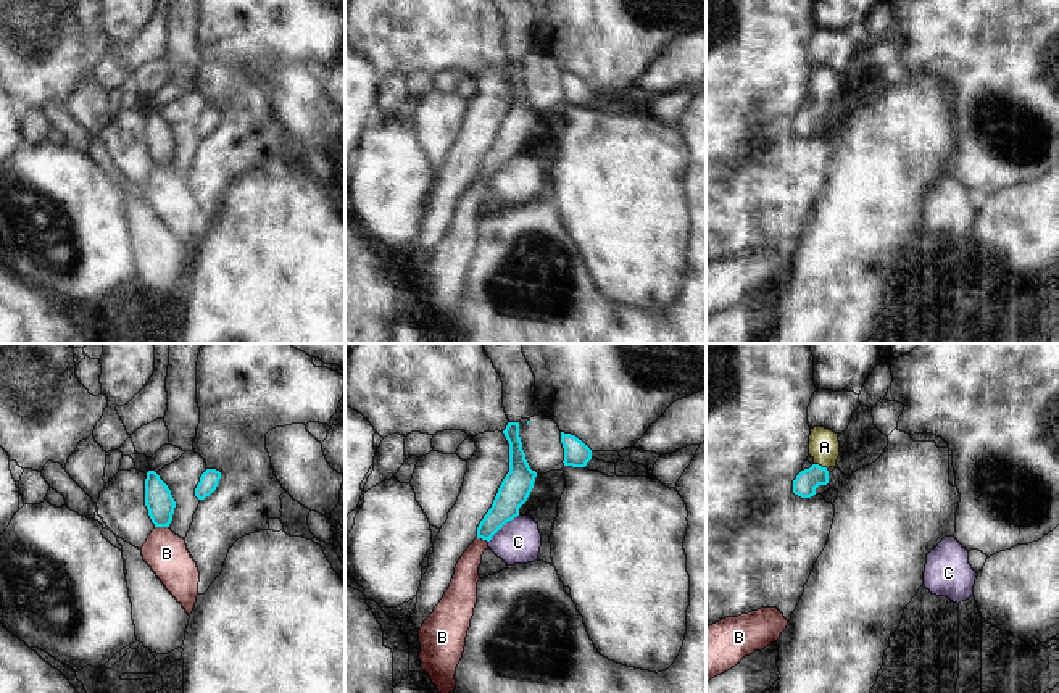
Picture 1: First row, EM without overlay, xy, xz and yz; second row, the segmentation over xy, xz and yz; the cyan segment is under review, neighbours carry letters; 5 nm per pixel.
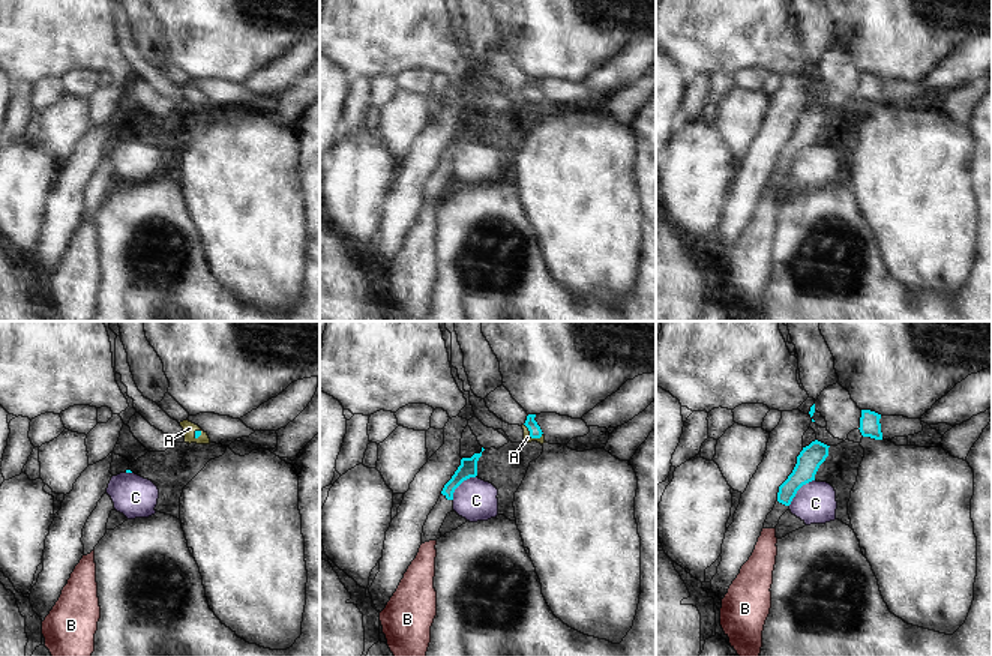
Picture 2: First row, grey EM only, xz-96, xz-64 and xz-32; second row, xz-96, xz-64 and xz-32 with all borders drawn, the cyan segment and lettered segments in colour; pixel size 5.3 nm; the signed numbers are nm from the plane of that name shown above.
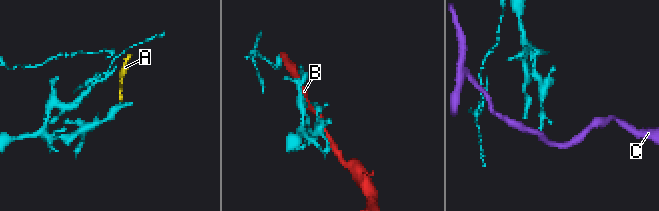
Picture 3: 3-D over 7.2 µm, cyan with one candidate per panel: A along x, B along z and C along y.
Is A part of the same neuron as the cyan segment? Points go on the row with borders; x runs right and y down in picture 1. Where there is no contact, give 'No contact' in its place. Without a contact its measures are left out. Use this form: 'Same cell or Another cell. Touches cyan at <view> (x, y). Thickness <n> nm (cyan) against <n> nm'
Same cell. Touches cyan at yz (821, 466). Thickness 120 nm (cyan) against 160 nm

